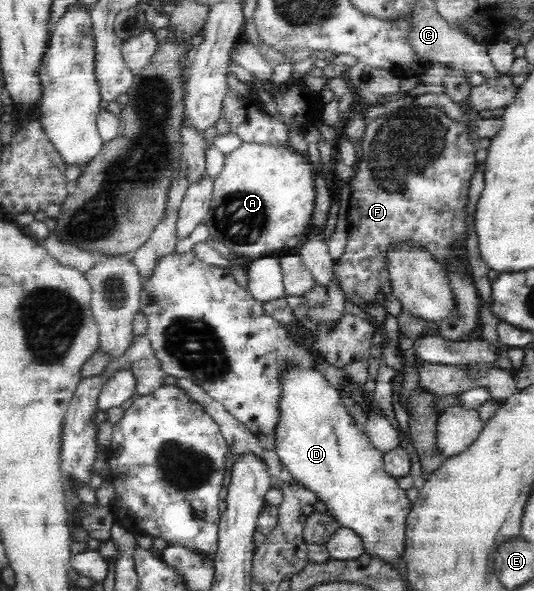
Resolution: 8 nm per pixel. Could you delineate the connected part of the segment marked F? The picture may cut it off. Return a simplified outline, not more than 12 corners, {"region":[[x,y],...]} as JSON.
{"region":[[417,103],[366,125],[346,297],[391,294],[385,249],[418,241],[442,264],[465,236],[477,147]]}

